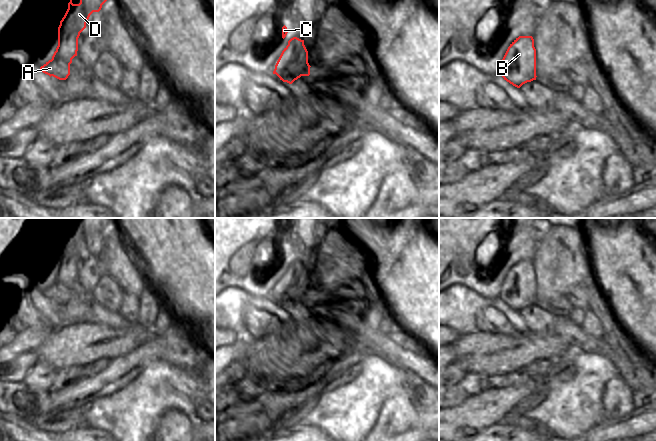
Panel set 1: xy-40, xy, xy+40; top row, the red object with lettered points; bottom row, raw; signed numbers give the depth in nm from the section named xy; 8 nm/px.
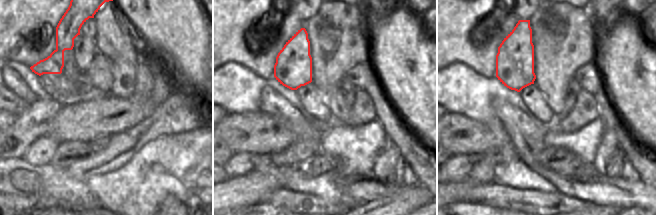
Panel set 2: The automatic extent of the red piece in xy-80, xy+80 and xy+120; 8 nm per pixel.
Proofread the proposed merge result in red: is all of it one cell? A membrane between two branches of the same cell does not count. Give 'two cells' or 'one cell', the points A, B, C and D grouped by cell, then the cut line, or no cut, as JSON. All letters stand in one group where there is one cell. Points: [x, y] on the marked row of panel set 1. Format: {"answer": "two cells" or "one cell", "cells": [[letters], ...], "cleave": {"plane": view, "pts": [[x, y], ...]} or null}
{"answer": "two cells", "cells": [["A"], ["B", "C", "D"]], "cleave": {"plane": "xy-40", "pts": [[56, 49], [57, 55], [69, 64]]}}

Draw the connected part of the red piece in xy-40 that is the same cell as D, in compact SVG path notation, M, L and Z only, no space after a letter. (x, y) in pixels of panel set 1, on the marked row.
M80 0L79 4L68 3L68 9L58 27L58 57L67 64L77 56L78 38L86 28L93 12L99 12L107 0Z

